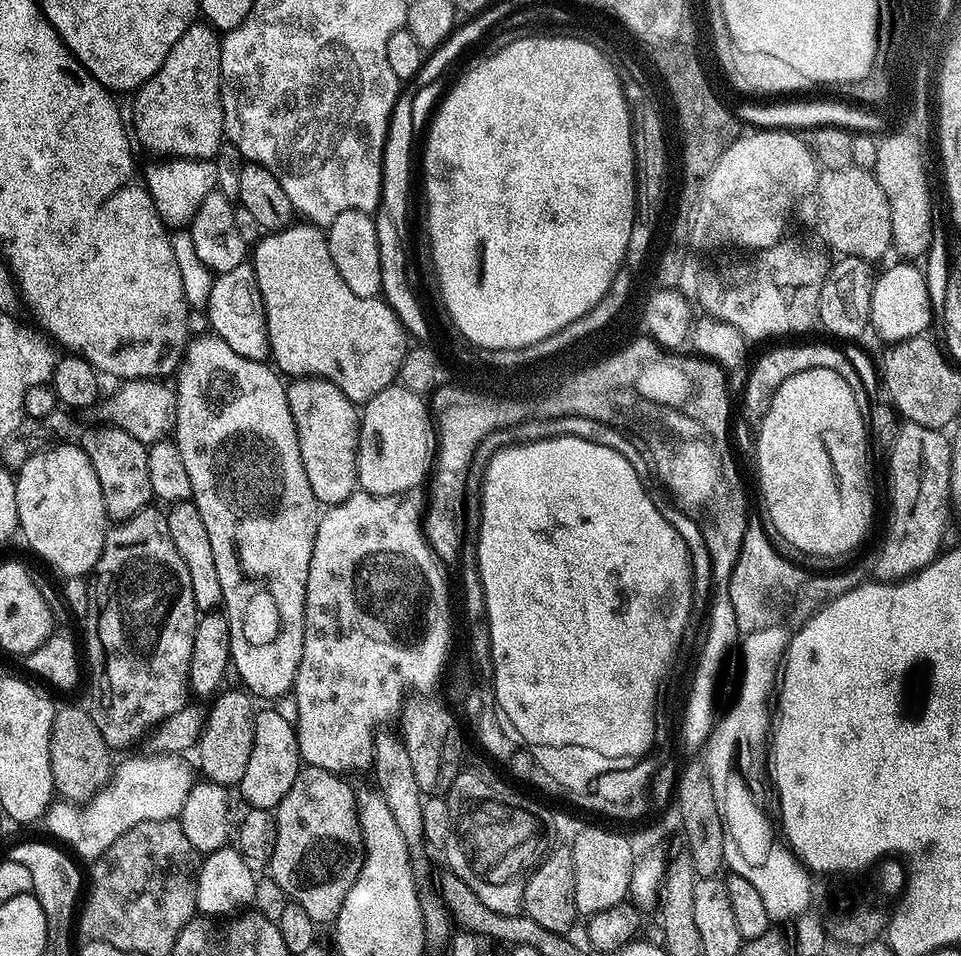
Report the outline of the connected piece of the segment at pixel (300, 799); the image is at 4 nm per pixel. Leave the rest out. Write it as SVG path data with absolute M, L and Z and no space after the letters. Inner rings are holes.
M301 767L298 778L294 778L294 786L290 786L286 798L274 809L277 840L270 863L270 879L278 882L289 901L302 906L317 926L335 925L342 902L346 902L346 894L350 894L350 886L354 886L364 865L364 836L356 816L356 793L353 785L348 785L344 779L343 775L321 768Z

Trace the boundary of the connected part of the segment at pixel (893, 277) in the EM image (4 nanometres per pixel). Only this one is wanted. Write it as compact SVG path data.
M896 262L884 273L875 277L870 298L871 331L877 332L884 342L895 342L925 335L932 324L934 309L930 302L930 294L926 286L923 271L912 262Z

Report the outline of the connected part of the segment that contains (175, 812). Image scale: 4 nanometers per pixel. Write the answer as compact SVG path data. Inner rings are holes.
M148 754L146 758L136 756L121 764L119 761L103 791L84 807L67 802L53 803L47 817L49 830L57 836L57 841L65 840L60 842L81 861L94 862L118 837L126 834L126 830L138 826L138 822L177 819L194 783L192 768L184 760L187 759L183 755Z

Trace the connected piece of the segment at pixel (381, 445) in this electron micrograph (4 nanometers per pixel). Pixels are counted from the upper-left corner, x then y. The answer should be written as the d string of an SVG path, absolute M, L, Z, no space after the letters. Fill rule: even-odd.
M393 382L386 390L374 394L374 398L363 401L362 411L360 412L360 444L356 447L356 478L359 487L363 491L369 492L374 496L399 496L402 492L410 492L419 489L419 484L429 475L430 469L434 464L434 420L430 415L429 405L425 397L414 394L410 390L403 388L398 382Z

